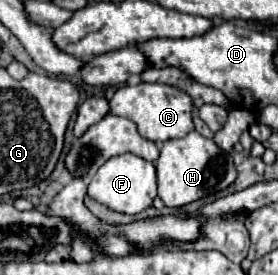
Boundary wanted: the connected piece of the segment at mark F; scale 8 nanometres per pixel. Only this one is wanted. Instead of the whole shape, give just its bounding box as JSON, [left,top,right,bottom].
[88,154,156,214]

